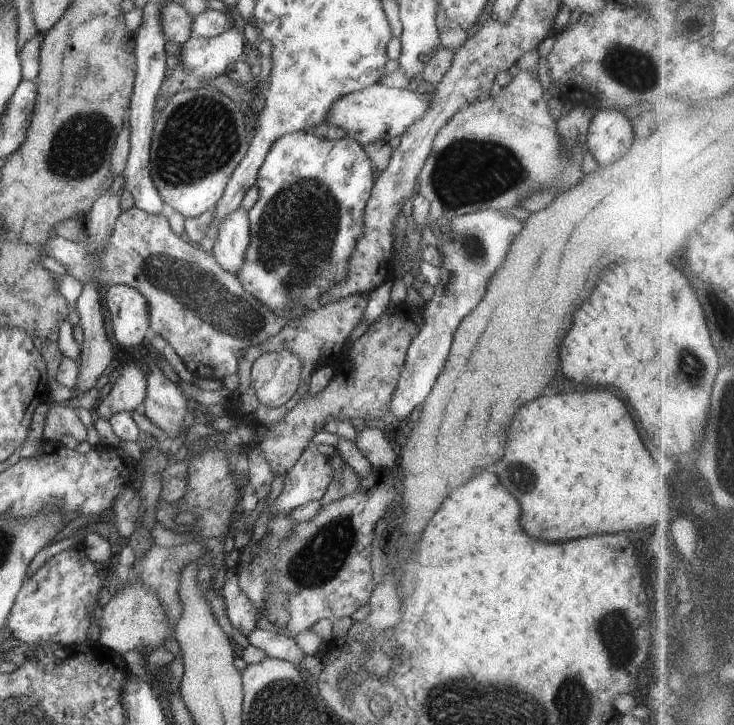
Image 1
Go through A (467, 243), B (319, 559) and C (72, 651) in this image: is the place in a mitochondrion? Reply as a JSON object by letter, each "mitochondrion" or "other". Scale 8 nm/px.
{"A":"mitochondrion","B":"mitochondrion","C":"other"}

